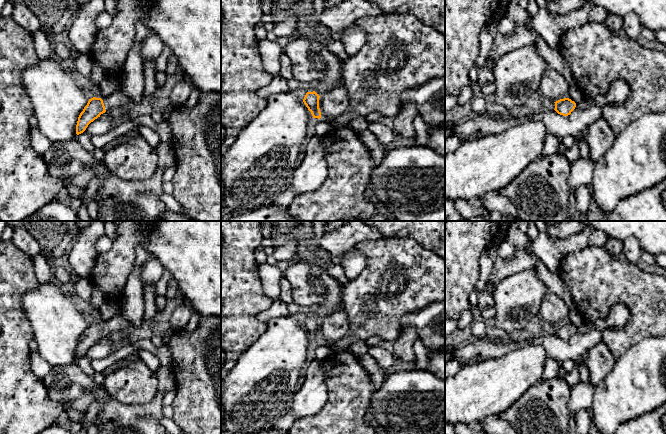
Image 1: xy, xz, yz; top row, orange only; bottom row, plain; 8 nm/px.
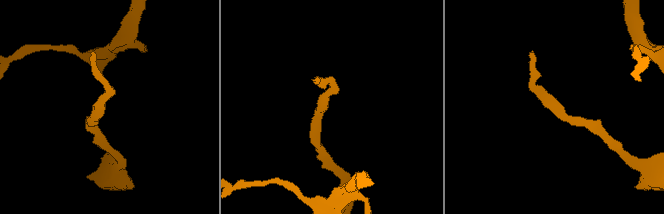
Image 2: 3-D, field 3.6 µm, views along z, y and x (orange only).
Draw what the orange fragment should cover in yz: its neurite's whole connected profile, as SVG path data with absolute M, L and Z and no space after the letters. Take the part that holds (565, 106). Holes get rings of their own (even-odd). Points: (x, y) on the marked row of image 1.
M569 98L560 99L555 103L555 111L563 116L568 116L575 109L576 103Z

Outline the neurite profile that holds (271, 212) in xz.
M275 204L262 206L258 209L237 213L228 221L299 221L289 213L288 207L280 207Z

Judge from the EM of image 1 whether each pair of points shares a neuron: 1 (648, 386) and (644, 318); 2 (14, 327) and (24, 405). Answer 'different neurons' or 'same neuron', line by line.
1: different neurons
2: same neuron

